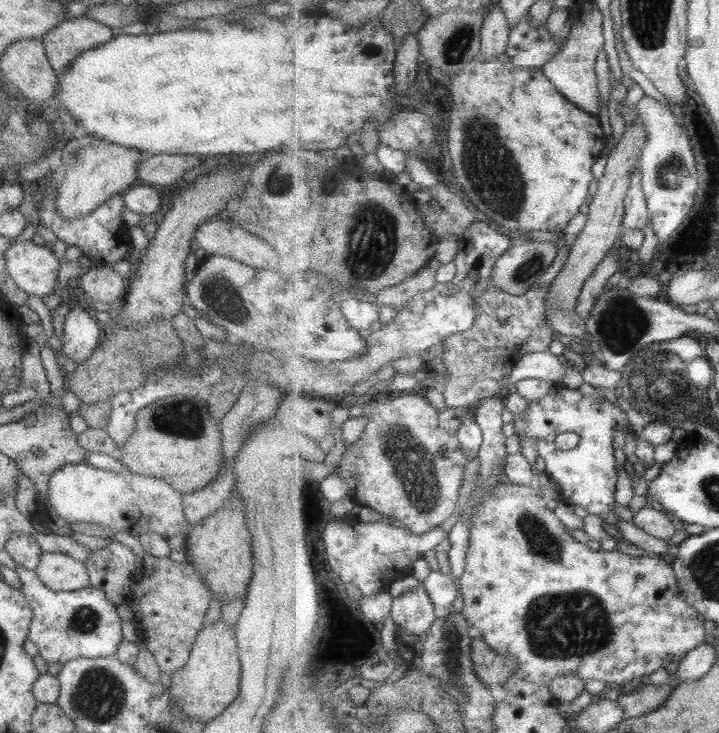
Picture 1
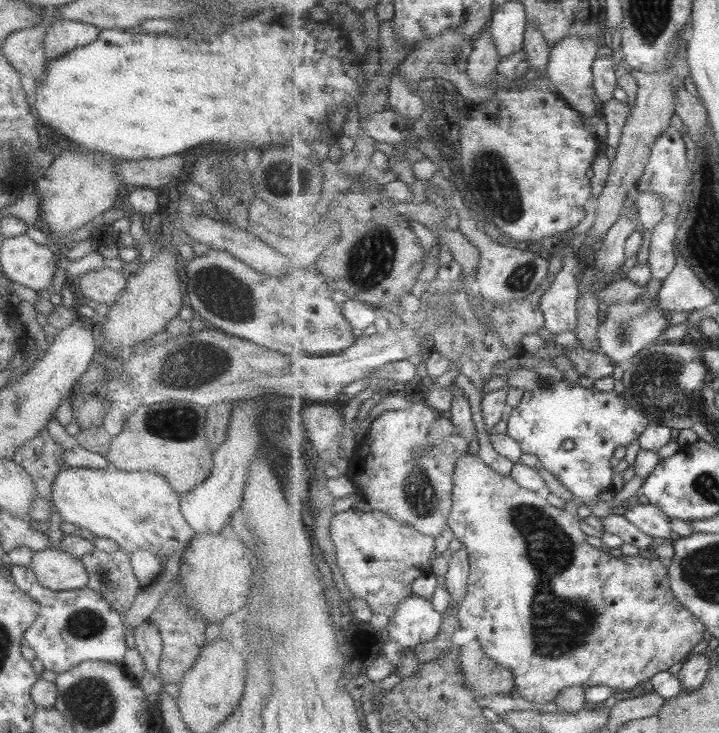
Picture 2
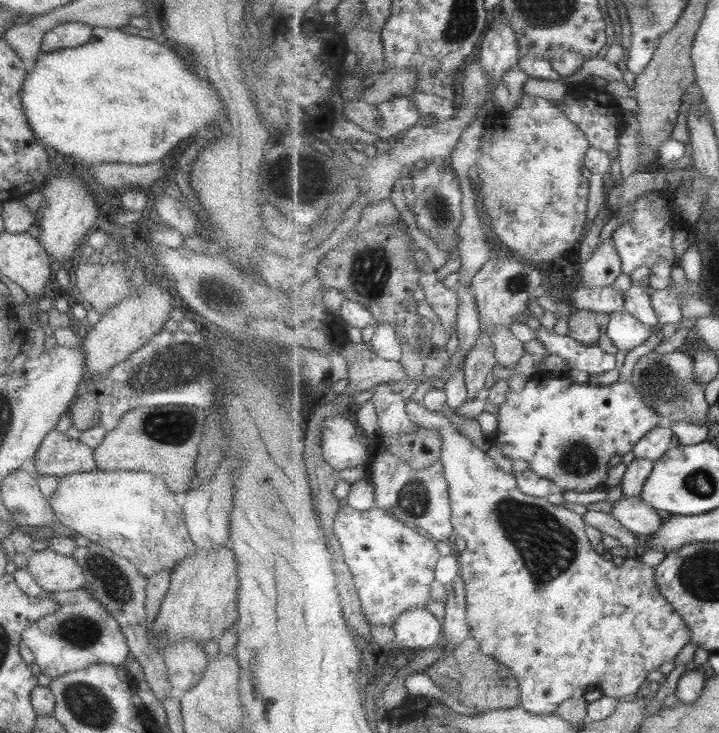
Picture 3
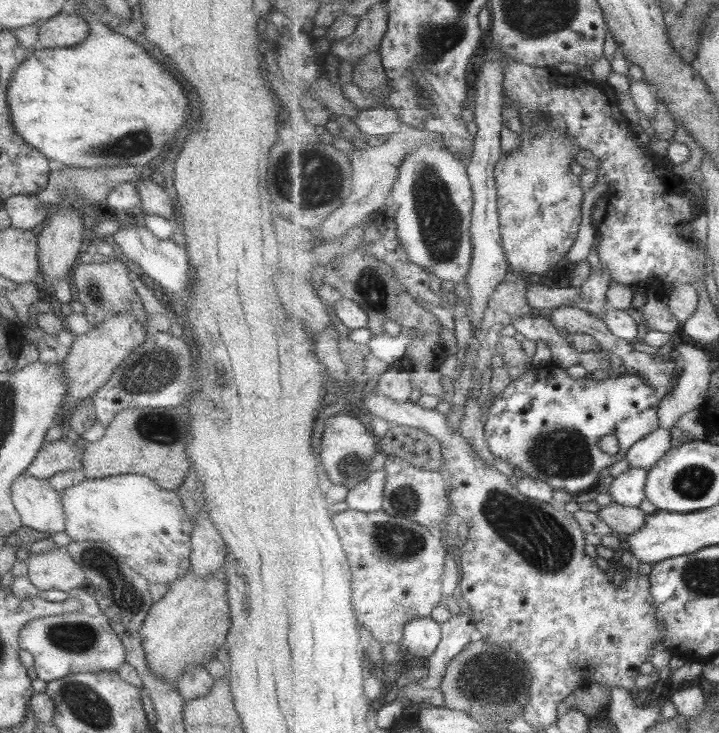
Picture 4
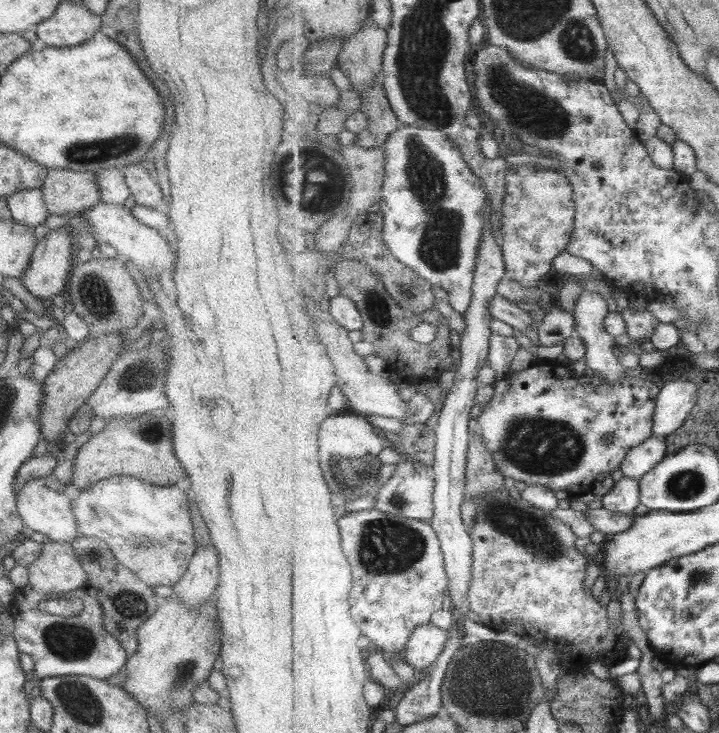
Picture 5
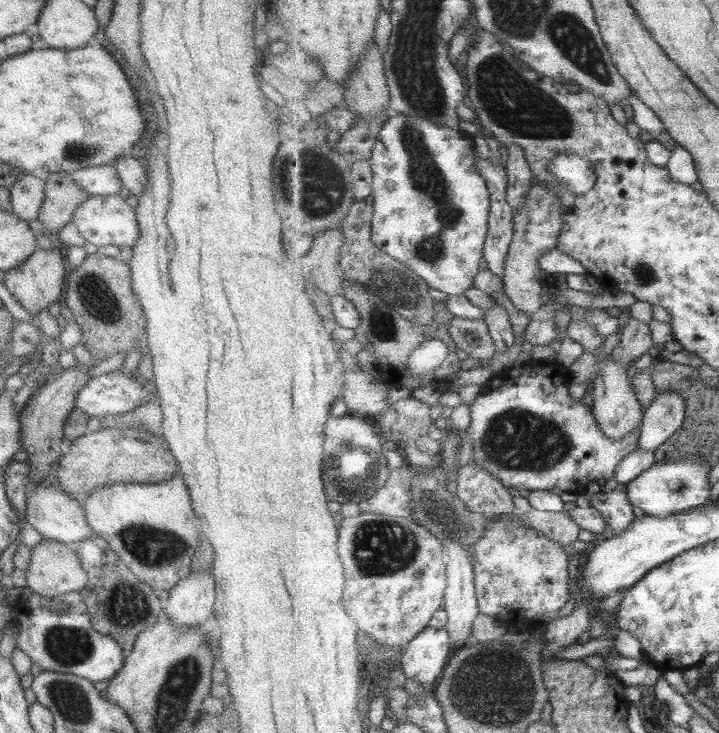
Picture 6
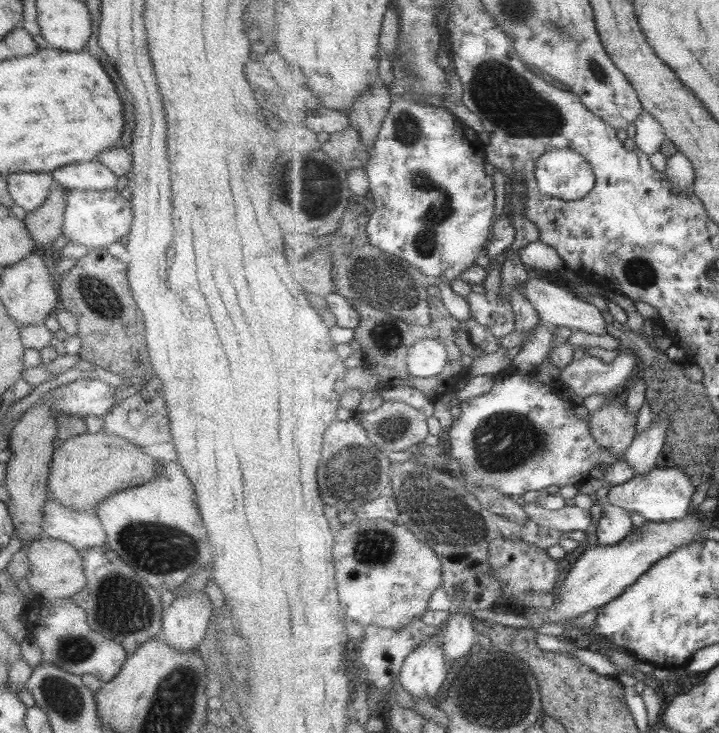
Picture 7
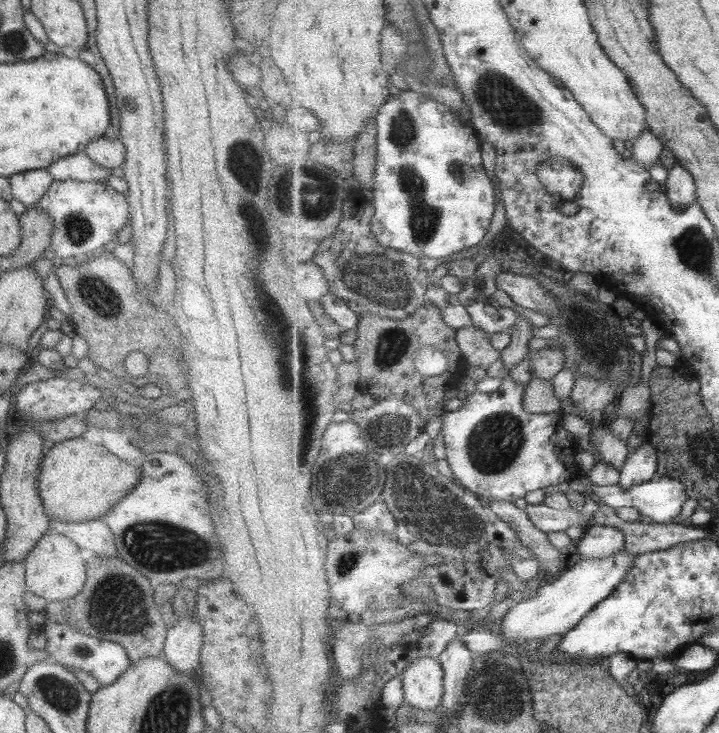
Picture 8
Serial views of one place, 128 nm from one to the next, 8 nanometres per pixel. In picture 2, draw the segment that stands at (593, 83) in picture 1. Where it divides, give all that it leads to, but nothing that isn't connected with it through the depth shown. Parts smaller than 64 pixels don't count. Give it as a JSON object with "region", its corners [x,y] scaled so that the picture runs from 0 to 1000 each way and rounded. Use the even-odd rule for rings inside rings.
{"region":[[[796,49],[771,61],[765,74],[761,108],[811,160],[825,161],[833,150],[839,149],[840,139],[830,132],[825,121],[825,106],[828,106],[825,101],[829,98],[826,85],[832,80],[833,60],[836,57],[832,52]]]}

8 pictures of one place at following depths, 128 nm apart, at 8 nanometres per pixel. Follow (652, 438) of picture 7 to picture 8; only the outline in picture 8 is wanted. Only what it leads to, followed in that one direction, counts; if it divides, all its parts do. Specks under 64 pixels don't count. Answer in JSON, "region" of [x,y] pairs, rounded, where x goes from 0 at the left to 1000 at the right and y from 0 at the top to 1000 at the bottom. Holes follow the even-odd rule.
{"region":[[[897,596],[894,606],[872,626],[860,662],[875,668],[879,663],[903,658],[917,649],[915,636],[915,611]]]}

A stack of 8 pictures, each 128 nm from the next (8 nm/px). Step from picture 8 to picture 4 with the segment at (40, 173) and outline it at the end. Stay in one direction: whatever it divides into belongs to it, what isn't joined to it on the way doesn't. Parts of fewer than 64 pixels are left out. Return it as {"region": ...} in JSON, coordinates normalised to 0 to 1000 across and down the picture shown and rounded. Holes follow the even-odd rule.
{"region":[[[21,265],[3,276],[18,311],[42,314],[63,303],[67,278],[54,276],[49,266]]]}

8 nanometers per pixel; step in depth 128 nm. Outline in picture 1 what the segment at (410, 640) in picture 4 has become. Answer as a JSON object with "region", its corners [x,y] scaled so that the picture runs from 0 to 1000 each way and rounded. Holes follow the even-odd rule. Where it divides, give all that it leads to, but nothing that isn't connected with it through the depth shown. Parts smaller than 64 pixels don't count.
{"region":[[[586,798],[548,816],[544,840],[551,855],[563,864],[586,868],[602,855],[611,836],[594,805]]]}

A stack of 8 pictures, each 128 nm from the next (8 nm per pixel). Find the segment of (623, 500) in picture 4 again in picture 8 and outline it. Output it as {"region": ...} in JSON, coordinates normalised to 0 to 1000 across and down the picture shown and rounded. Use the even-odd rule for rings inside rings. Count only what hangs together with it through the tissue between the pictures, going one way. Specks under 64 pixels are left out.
{"region":[[[823,714],[804,739],[804,754],[818,761],[844,761],[868,750],[871,731],[854,718],[836,718]]]}

